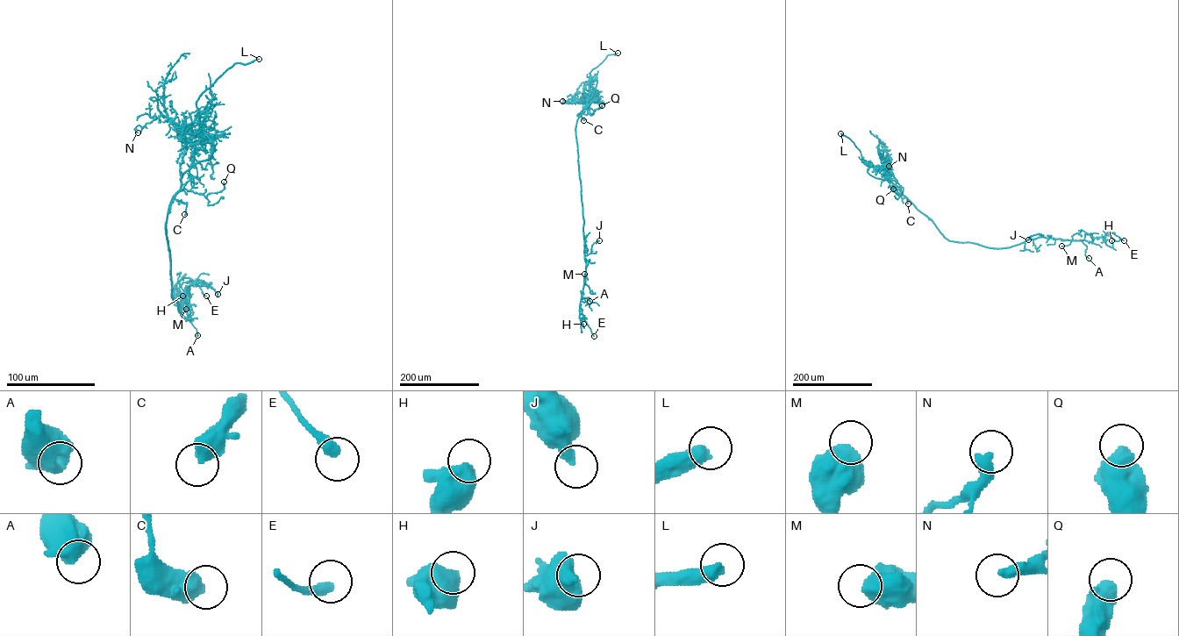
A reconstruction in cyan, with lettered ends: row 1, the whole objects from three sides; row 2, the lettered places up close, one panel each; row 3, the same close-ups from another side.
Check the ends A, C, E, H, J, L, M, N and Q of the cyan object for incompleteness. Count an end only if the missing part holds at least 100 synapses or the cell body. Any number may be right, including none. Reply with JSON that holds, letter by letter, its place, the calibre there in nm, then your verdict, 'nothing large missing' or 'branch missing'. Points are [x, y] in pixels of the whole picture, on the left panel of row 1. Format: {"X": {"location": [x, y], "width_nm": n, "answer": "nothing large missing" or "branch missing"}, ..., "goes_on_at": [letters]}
{"A": {"location": [197, 335], "width_nm": 750, "answer": "nothing large missing"}, "C": {"location": [184, 214], "width_nm": 550, "answer": "nothing large missing"}, "E": {"location": [206, 296], "width_nm": 380, "answer": "nothing large missing"}, "H": {"location": [182, 296], "width_nm": 700, "answer": "nothing large missing"}, "J": {"location": [217, 294], "width_nm": 400, "answer": "nothing large missing"}, "L": {"location": [259, 59], "width_nm": 480, "answer": "branch missing"}, "M": {"location": [186, 309], "width_nm": 750, "answer": "nothing large missing"}, "N": {"location": [138, 132], "width_nm": 400, "answer": "nothing large missing"}, "Q": {"location": [224, 182], "width_nm": 600, "answer": "nothing large missing"}, "goes_on_at": ["L"]}

